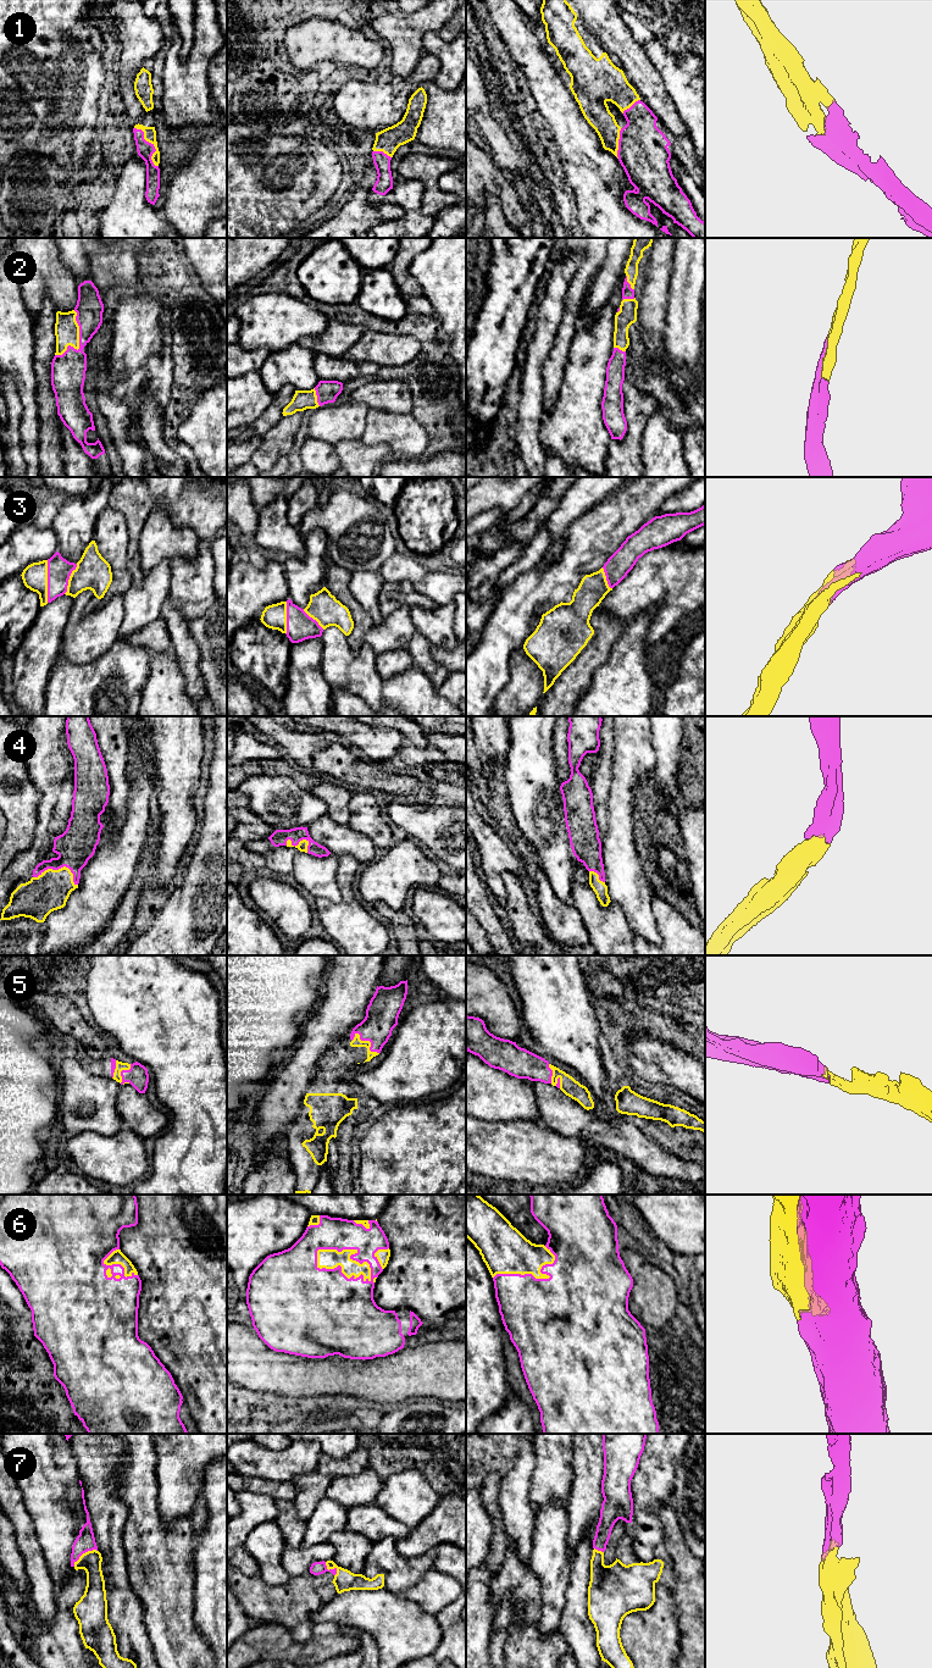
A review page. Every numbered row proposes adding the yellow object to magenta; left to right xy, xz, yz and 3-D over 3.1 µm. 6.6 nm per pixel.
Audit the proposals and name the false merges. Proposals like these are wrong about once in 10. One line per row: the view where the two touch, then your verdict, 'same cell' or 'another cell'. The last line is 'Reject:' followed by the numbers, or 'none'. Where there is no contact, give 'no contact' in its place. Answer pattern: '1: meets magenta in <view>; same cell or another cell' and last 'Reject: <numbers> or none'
1: meets magenta in xy; same cell
2: meets magenta in xy; same cell
3: meets magenta in xy; same cell
4: meets magenta in xy; same cell
5: meets magenta in xz; same cell
6: meets magenta in xz; same cell
7: meets magenta in xy; same cell
Reject: none

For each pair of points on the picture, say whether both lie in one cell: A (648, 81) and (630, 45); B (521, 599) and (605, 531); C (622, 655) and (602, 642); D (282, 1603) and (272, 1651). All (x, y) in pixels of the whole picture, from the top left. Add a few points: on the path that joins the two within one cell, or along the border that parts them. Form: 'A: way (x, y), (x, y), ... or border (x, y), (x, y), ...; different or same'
A: way (641, 72), (631, 54); same
B: way (542, 582), (564, 572), (584, 552); same
C: border (628, 625), (615, 642), (610, 655), (594, 671); different
D: border (261, 1623), (281, 1624), (299, 1641); different

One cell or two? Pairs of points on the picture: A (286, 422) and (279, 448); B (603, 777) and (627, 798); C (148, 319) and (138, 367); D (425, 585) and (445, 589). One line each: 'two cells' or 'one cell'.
A: one cell
B: two cells
C: one cell
D: one cell

